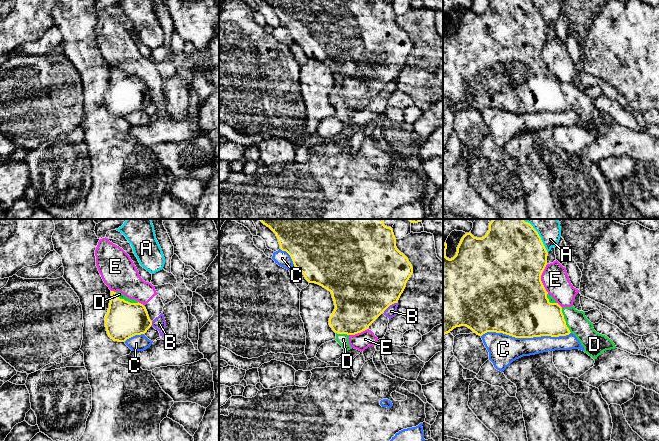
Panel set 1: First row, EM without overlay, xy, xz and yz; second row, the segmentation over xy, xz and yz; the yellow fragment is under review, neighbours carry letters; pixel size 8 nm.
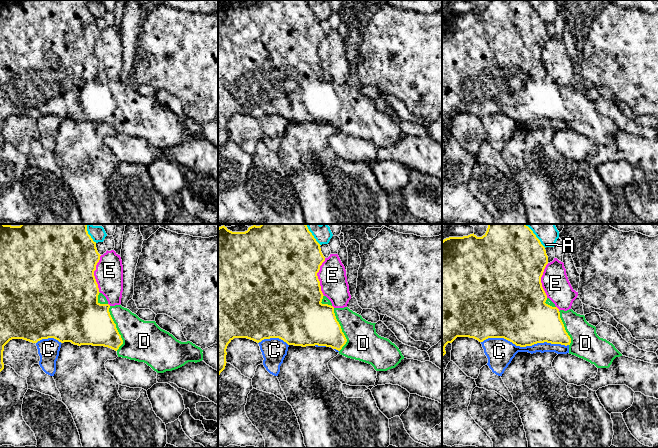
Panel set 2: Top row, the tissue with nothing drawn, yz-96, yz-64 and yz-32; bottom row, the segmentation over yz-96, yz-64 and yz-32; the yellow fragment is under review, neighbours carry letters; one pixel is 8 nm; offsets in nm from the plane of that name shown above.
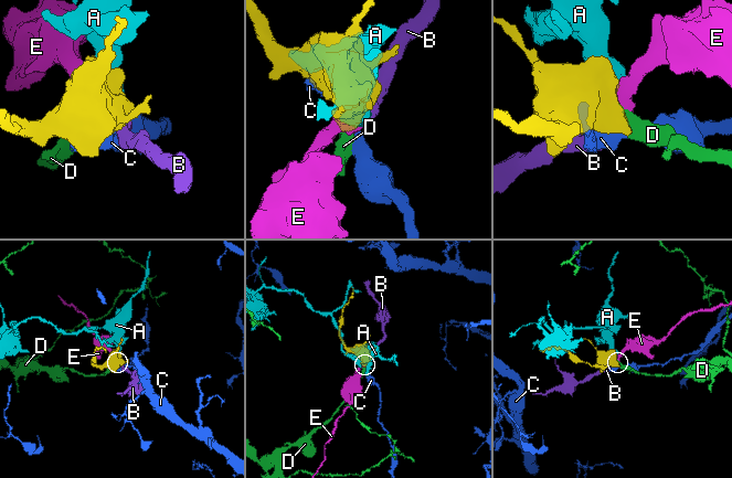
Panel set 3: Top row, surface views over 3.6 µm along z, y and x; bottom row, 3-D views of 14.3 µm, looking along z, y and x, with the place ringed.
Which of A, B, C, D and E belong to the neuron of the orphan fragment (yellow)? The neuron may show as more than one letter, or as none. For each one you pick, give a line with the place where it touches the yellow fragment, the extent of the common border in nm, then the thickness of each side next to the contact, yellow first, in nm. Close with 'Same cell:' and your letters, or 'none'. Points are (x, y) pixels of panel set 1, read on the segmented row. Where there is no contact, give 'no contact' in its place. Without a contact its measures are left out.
D: contact xy (126, 301); length 200 nm; calibres 300 and 50 nm
Same cell: D

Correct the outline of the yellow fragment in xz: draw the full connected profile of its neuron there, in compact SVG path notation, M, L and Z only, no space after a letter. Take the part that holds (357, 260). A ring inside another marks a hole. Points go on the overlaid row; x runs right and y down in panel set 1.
M260 219L260 221L269 227L277 236L280 249L286 251L296 268L298 268L309 283L315 283L331 292L335 309L329 318L329 325L336 333L336 341L345 351L352 349L349 344L349 336L361 333L392 304L397 303L403 293L406 283L413 273L413 267L408 258L396 247L396 238L391 227L384 225L383 219Z

